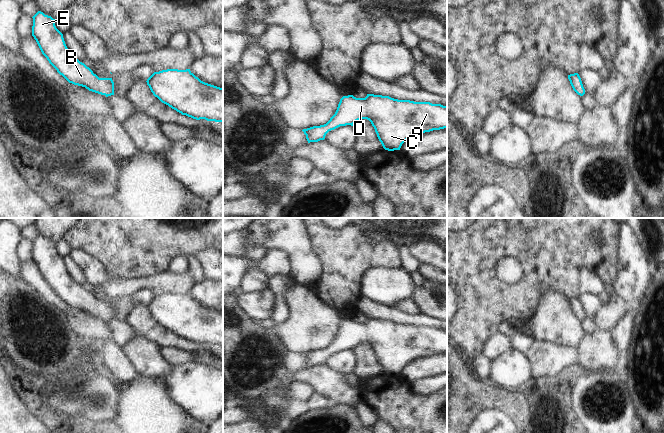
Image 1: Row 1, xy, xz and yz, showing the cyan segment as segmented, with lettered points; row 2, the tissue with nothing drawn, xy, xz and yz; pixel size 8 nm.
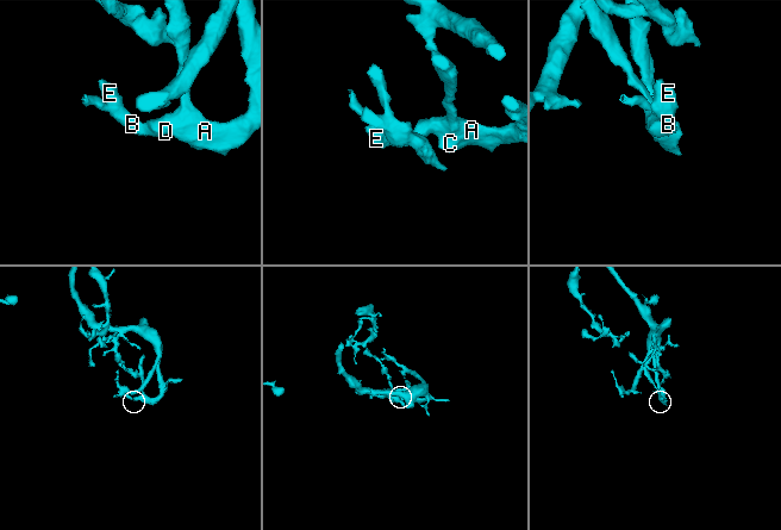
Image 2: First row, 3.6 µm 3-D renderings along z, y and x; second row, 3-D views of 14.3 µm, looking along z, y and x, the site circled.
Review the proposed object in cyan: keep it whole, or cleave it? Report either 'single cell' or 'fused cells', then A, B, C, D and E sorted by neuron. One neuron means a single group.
single cell; groups A B C D E

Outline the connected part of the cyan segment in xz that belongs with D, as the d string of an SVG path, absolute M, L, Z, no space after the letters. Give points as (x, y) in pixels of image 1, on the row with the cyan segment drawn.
M367 94L365 98L348 95L340 99L335 114L326 124L313 126L302 131L306 135L308 143L318 142L324 140L329 131L340 126L353 126L360 119L369 120L383 148L388 151L394 151L400 150L402 144L413 135L447 128L447 106L430 102L398 100L389 96L374 94Z

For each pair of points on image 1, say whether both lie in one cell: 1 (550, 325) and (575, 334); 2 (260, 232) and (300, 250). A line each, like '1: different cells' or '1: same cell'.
1: same cell
2: same cell

